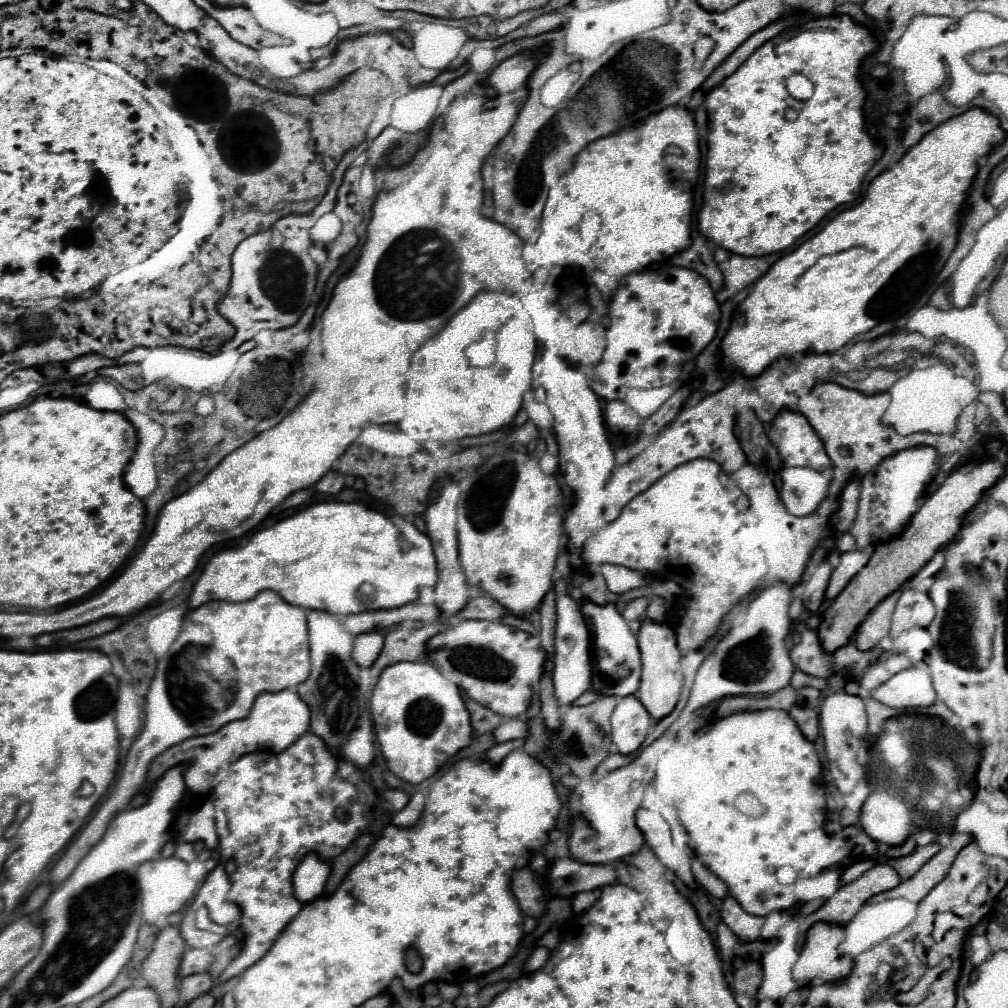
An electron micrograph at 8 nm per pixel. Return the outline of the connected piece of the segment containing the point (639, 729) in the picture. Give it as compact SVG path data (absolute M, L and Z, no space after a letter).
M603 696L603 698L617 698L617 704L611 712L611 738L619 754L629 756L639 750L643 744L649 726L653 724L651 714L639 704L639 698L625 696L619 698L616 696Z

